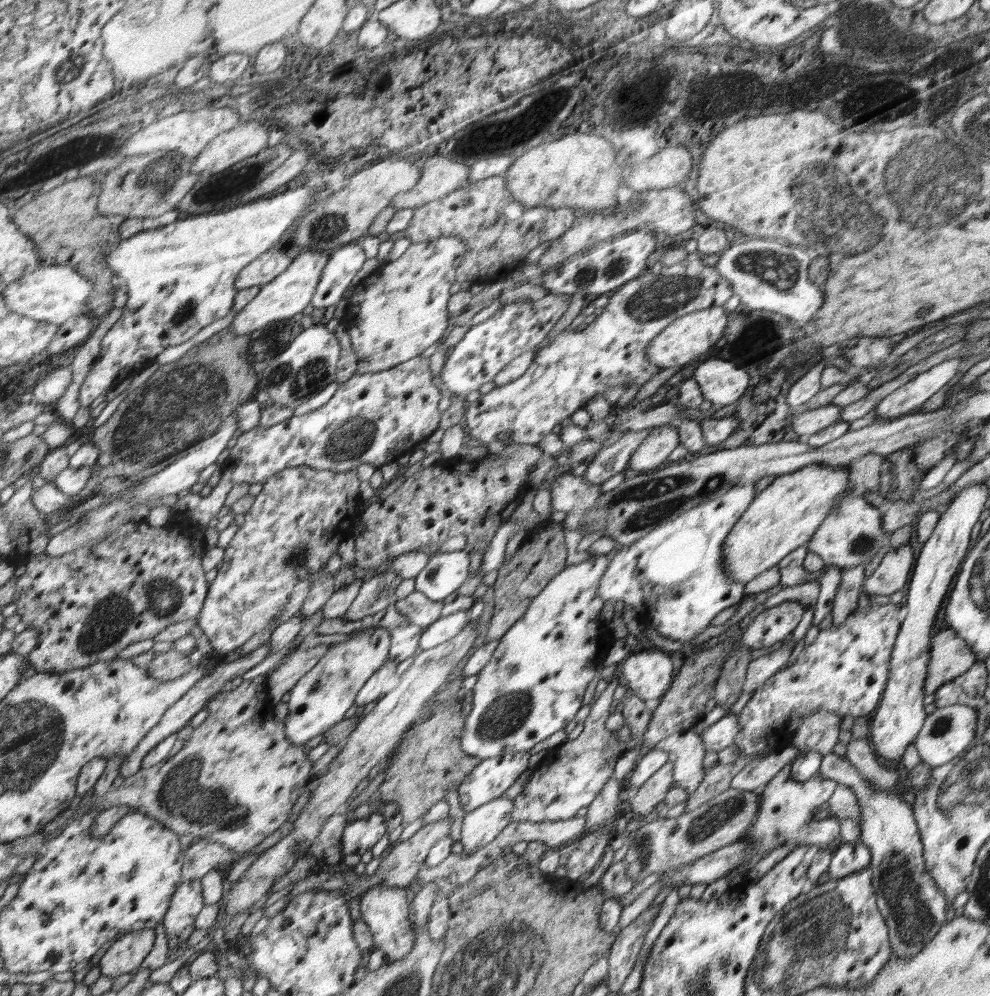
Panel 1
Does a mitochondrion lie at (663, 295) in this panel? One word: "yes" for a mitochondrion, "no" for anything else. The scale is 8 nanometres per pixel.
yes

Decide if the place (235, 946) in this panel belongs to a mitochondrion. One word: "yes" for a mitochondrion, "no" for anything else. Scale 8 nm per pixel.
no

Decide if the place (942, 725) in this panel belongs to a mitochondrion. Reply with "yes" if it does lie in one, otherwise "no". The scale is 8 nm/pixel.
yes

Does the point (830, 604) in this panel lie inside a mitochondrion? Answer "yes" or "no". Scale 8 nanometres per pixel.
no

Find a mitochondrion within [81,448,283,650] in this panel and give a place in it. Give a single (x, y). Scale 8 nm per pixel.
(164, 599)

